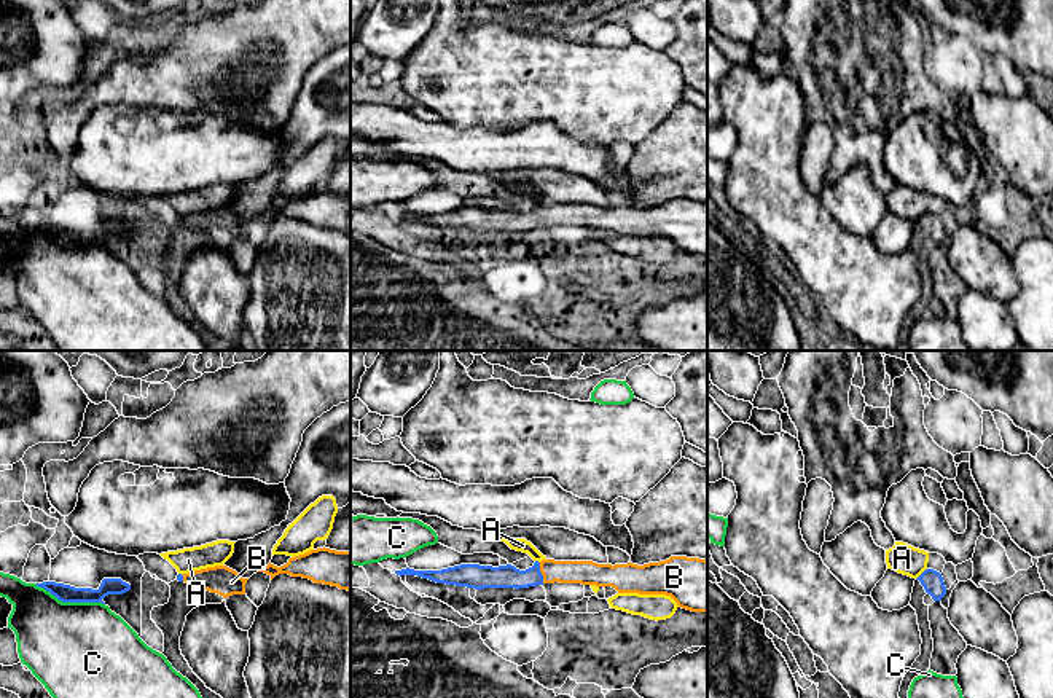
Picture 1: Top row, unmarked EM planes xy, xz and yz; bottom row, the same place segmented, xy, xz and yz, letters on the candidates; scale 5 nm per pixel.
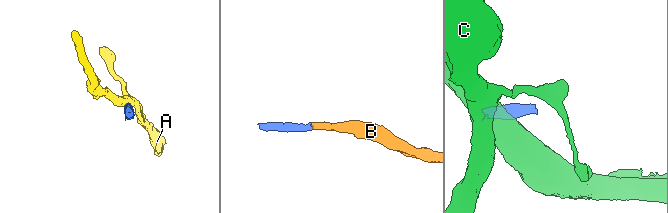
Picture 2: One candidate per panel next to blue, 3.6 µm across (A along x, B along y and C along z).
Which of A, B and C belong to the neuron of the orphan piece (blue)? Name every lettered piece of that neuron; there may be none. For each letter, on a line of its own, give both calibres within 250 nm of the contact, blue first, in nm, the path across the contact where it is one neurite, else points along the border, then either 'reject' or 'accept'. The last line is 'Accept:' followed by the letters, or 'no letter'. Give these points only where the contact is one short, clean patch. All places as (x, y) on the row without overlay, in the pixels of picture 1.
A: calibres 110 and 150 nm; border yz (926, 211), (916, 222); reject
B: calibres 110 and 130 nm; way xz (507, 219), (540, 215), (587, 215); accept
C: calibres 90 and 480 nm; reject
Accept: B

